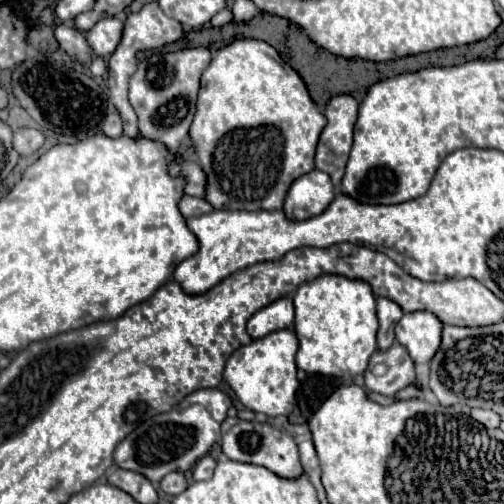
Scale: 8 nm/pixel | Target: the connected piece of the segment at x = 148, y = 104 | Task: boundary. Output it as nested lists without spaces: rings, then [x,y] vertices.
[[[186,48],[178,52],[168,52],[164,56],[152,54],[138,64],[136,74],[130,78],[130,104],[138,114],[140,134],[144,138],[160,142],[168,150],[178,150],[178,146],[186,142],[196,110],[200,76],[208,64],[208,48]]]

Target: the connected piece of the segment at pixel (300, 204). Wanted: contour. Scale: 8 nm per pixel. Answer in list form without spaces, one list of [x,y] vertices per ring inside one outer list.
[[[312,170],[296,178],[288,190],[284,202],[284,214],[288,220],[308,220],[322,214],[334,200],[334,186],[326,172]]]

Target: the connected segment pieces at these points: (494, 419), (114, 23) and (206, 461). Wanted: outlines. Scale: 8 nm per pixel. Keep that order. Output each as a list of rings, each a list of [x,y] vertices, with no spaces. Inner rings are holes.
[[[474,408],[470,414],[474,420],[478,420],[480,424],[484,424],[486,428],[498,428],[500,426],[500,416],[492,410],[484,410],[484,408]]]
[[[104,18],[86,32],[86,42],[94,56],[110,56],[114,52],[122,36],[122,24],[118,18]]]
[[[204,456],[196,462],[196,466],[192,470],[192,478],[194,480],[210,480],[214,468],[216,468],[216,460],[212,456]]]

